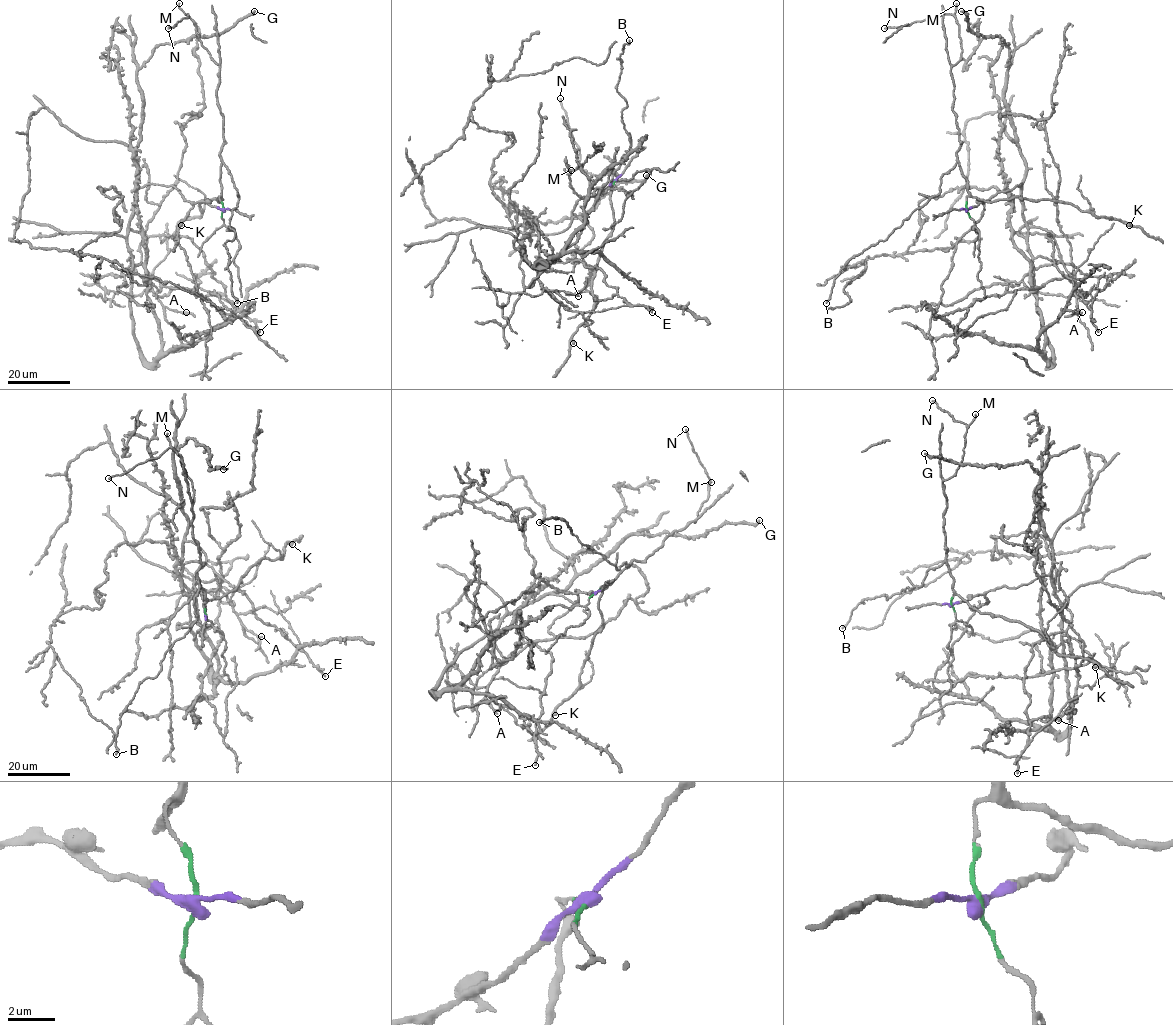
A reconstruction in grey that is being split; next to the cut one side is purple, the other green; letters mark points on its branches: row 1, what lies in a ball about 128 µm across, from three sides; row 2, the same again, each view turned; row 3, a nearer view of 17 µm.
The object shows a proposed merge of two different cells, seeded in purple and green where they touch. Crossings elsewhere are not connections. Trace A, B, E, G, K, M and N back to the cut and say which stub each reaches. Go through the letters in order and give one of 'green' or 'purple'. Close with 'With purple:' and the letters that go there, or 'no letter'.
A: purple
B: green
E: purple
G: purple
K: green
M: green
N: green
With purple: A, E, G

